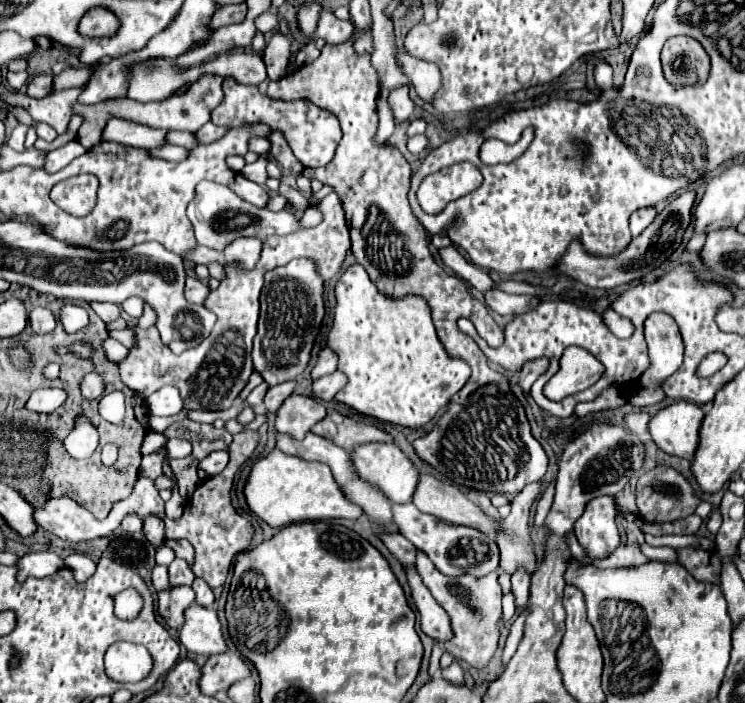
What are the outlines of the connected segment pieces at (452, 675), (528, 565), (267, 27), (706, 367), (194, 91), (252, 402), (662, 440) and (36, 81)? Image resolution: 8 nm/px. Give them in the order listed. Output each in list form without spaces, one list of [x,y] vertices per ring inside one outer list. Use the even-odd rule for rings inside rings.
[[[455,660],[451,666],[441,669],[441,676],[453,684],[463,684],[463,666],[459,660]]]
[[[533,482],[515,494],[511,514],[497,528],[495,542],[501,548],[501,570],[507,574],[515,574],[519,568],[533,574],[537,568],[535,544],[529,530],[529,512],[539,496],[539,488],[539,482]]]
[[[271,9],[262,13],[255,19],[256,28],[263,34],[275,30],[278,24],[277,13]]]
[[[711,352],[705,357],[697,368],[697,376],[707,378],[715,372],[719,372],[727,364],[727,356],[723,352]]]
[[[203,76],[199,78],[185,94],[181,96],[171,96],[163,102],[149,102],[149,104],[141,104],[141,102],[133,102],[127,98],[113,98],[113,100],[105,100],[93,106],[85,106],[75,102],[73,104],[73,114],[83,116],[83,124],[79,128],[79,136],[77,140],[91,150],[95,146],[95,138],[99,138],[103,124],[107,124],[109,118],[123,118],[123,120],[133,120],[137,124],[143,124],[147,128],[153,130],[187,130],[187,132],[197,132],[203,124],[209,122],[209,116],[213,112],[215,106],[219,106],[223,102],[223,80],[219,80],[219,76]]]
[[[261,382],[261,384],[259,384],[259,386],[257,386],[249,396],[247,396],[247,400],[245,400],[245,402],[247,402],[251,408],[255,408],[255,410],[257,410],[257,408],[261,408],[261,404],[263,404],[263,396],[265,396],[267,388],[269,388],[269,386]]]
[[[675,402],[661,408],[649,422],[653,442],[671,456],[693,460],[699,446],[703,416],[703,410],[689,402]]]
[[[41,74],[41,76],[35,76],[35,78],[27,84],[27,96],[43,98],[43,96],[47,96],[49,92],[53,92],[53,76]]]

